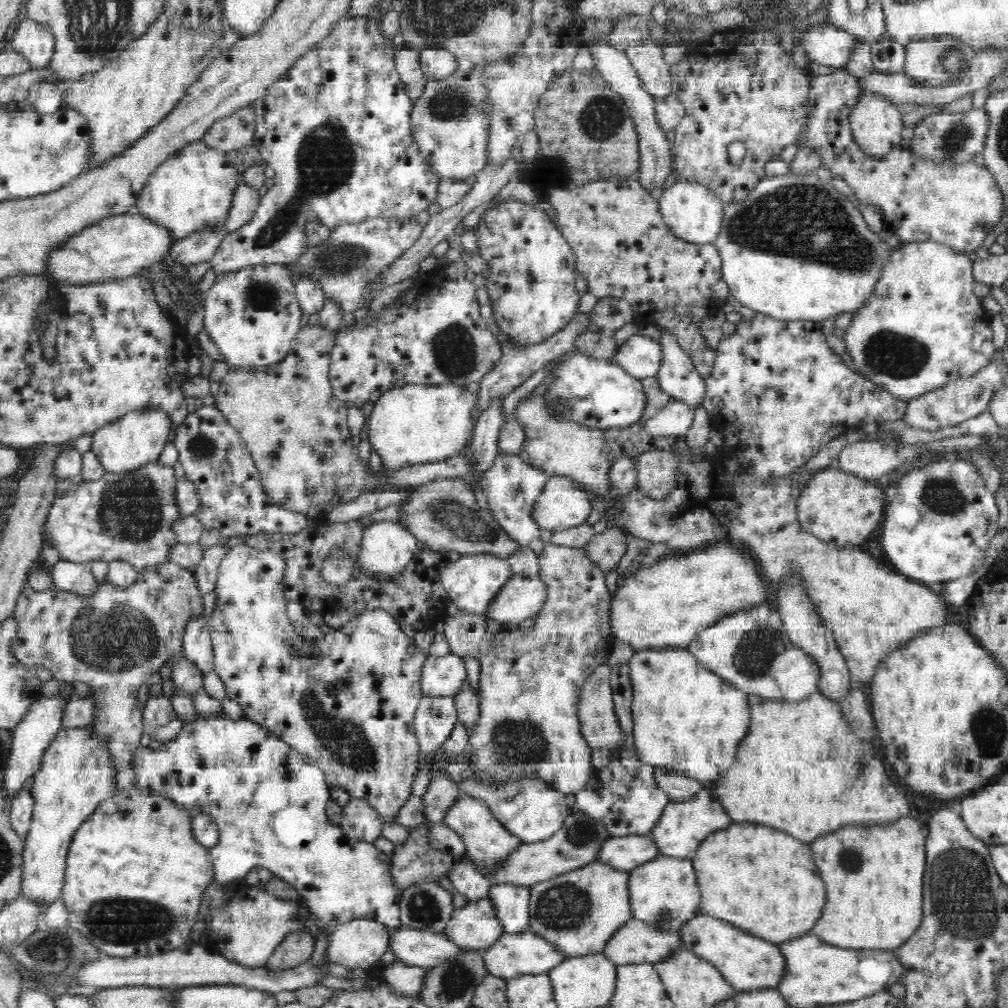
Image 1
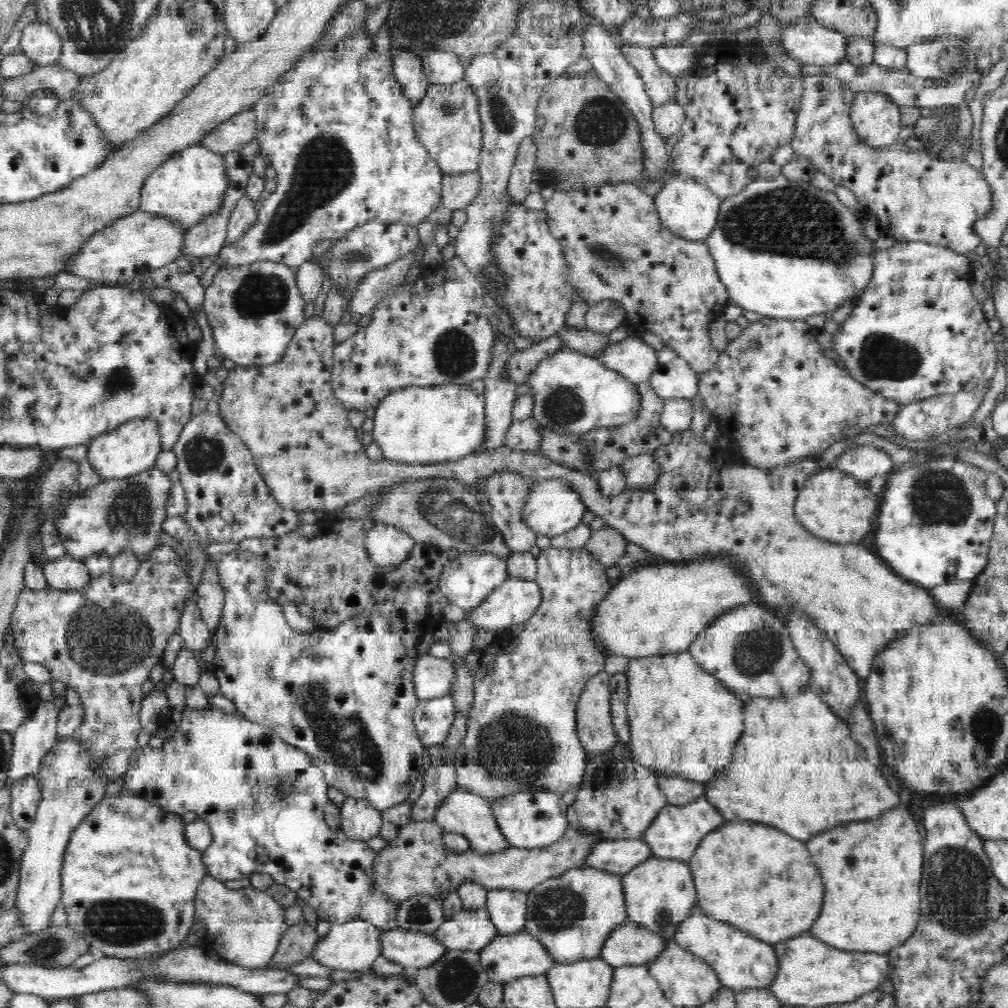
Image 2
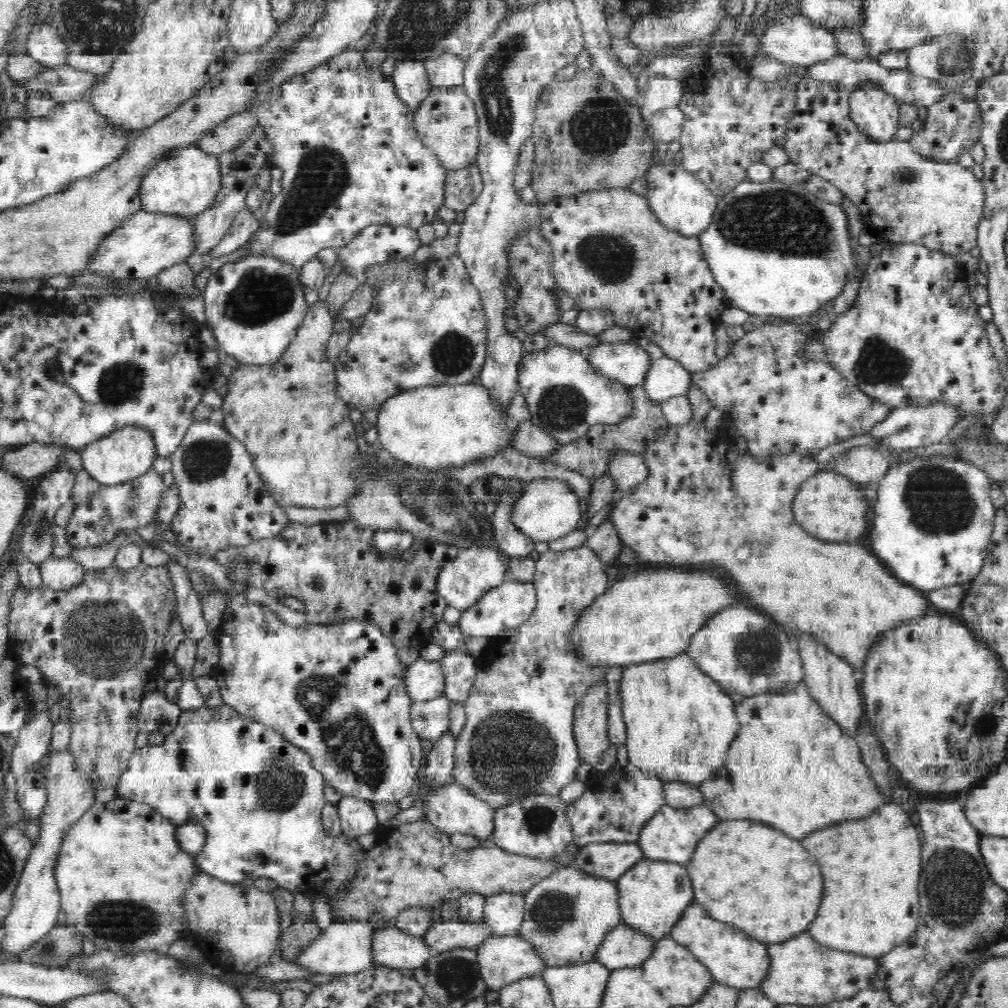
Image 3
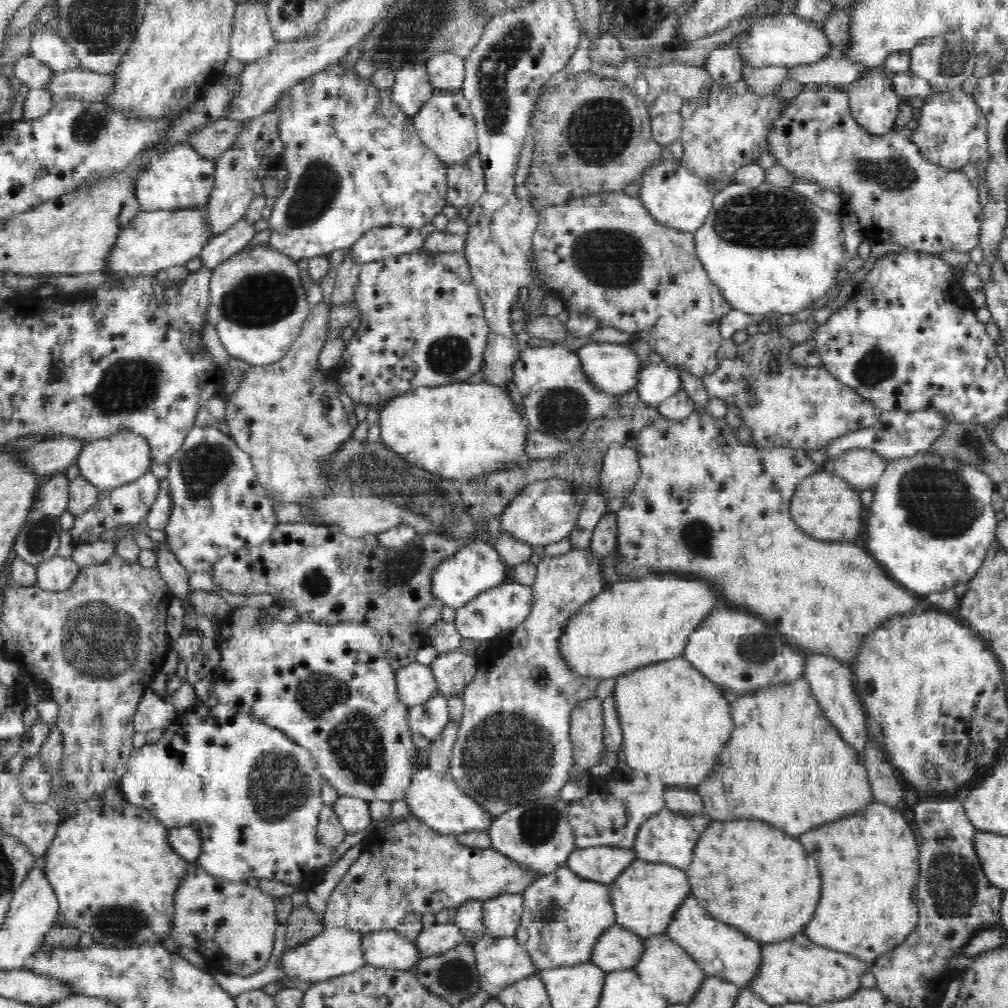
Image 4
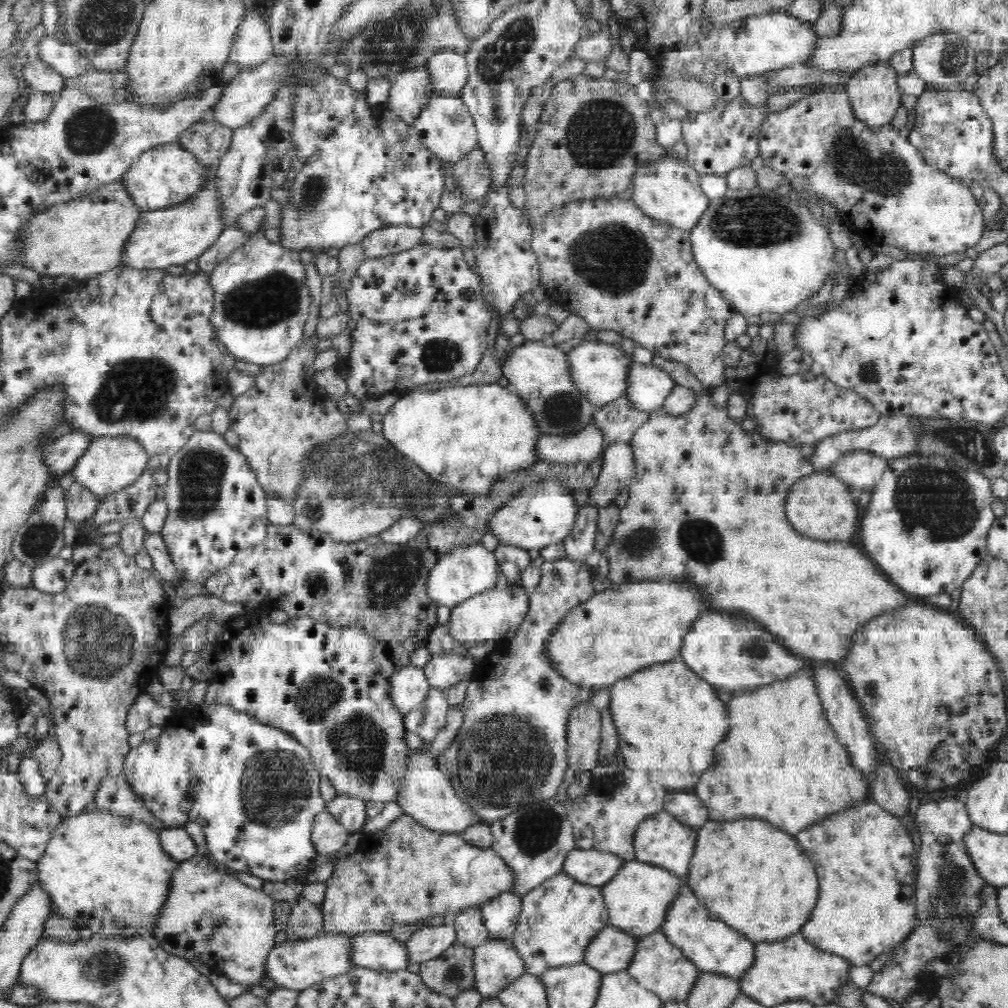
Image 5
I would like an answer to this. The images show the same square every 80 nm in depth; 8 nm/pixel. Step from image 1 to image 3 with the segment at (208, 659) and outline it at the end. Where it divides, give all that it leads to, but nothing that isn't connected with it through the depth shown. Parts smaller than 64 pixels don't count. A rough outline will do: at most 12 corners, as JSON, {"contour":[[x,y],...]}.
{"contour":[[172,558],[165,565],[175,583],[176,611],[186,638],[211,632],[190,572]]}

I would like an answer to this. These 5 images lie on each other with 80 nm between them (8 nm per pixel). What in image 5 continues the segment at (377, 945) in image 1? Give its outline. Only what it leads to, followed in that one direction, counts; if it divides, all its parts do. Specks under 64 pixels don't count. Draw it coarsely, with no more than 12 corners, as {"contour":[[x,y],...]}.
{"contour":[[354,934],[276,944],[265,978],[301,991],[355,966]]}

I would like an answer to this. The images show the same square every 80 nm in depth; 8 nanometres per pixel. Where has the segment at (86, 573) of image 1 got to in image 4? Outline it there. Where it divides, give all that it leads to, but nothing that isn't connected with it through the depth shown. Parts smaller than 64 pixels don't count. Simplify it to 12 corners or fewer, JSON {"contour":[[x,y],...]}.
{"contour":[[52,556],[36,566],[42,590],[70,588],[80,569],[72,557]]}

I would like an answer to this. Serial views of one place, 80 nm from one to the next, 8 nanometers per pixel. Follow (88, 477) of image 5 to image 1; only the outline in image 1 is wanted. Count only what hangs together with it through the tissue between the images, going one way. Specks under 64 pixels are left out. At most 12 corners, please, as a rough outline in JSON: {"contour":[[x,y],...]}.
{"contour":[[159,408],[129,411],[96,430],[106,473],[154,462],[171,432]]}

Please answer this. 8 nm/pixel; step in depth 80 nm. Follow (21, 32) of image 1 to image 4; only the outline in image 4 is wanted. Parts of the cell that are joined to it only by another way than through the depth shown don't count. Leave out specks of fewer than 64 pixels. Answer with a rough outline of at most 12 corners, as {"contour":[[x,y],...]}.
{"contour":[[52,28],[32,34],[30,55],[54,73],[80,69]]}

